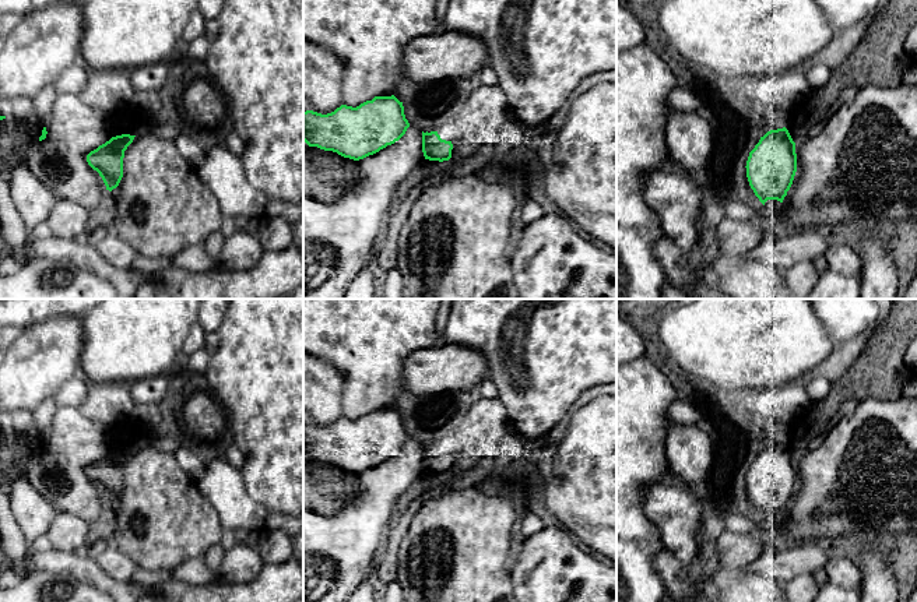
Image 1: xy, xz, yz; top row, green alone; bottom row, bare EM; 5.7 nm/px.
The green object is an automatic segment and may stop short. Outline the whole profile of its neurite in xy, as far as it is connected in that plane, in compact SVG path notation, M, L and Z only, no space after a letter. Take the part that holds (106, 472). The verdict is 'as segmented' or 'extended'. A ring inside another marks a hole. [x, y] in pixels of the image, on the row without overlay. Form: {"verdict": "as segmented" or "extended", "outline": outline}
{"verdict": "as segmented", "outline": "M130 447L112 450L87 468L88 478L99 486L109 504L116 501L123 490L124 464L134 450Z"}

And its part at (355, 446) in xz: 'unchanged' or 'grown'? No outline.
unchanged

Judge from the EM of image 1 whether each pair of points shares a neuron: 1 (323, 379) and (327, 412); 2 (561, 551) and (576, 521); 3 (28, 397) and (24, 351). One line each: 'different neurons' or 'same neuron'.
1: same neuron
2: different neurons
3: same neuron

